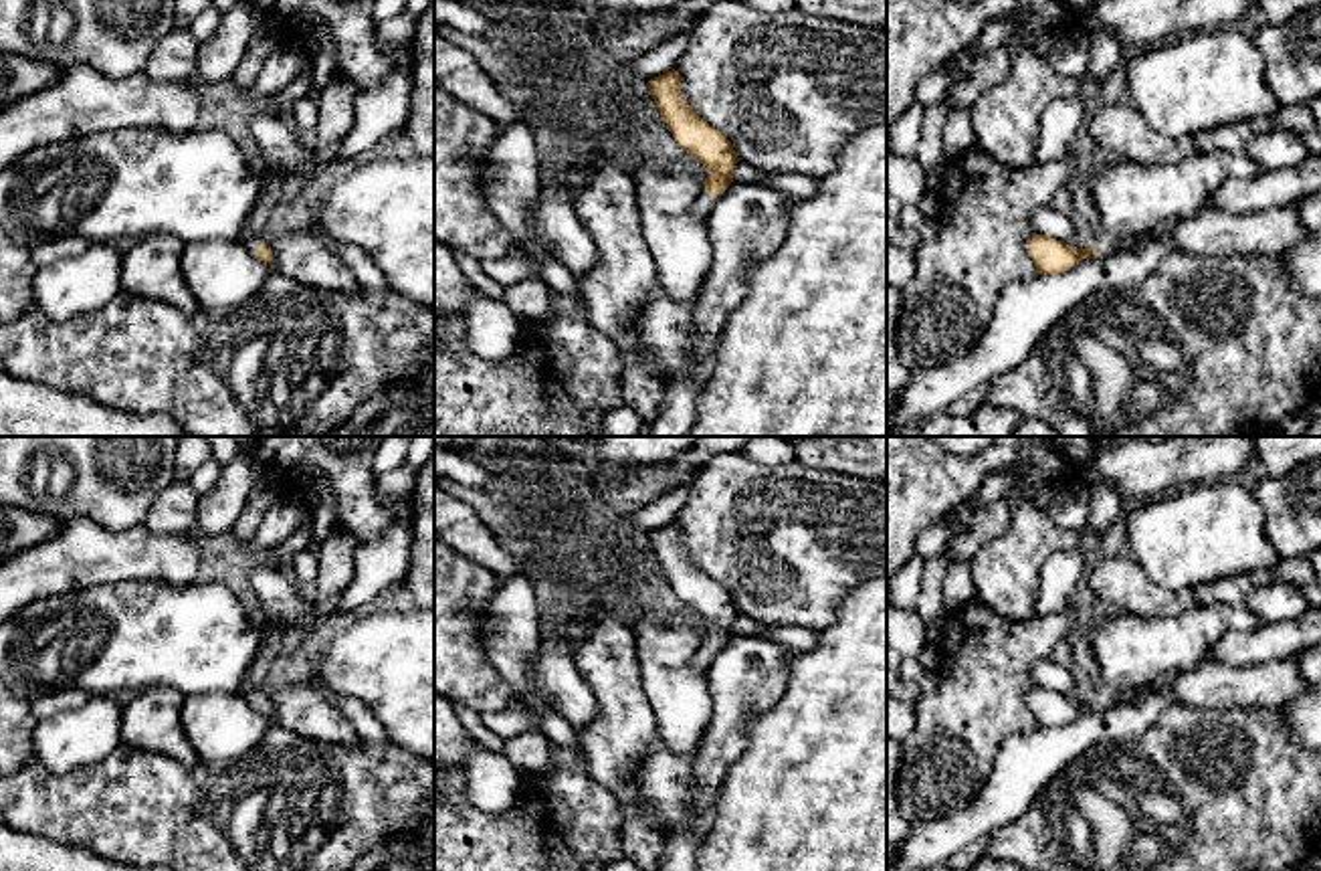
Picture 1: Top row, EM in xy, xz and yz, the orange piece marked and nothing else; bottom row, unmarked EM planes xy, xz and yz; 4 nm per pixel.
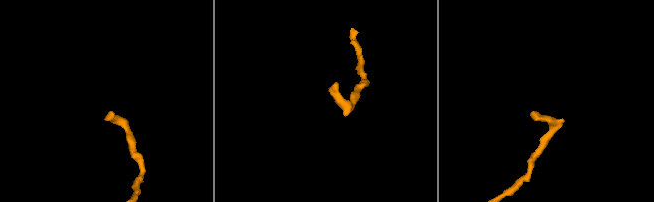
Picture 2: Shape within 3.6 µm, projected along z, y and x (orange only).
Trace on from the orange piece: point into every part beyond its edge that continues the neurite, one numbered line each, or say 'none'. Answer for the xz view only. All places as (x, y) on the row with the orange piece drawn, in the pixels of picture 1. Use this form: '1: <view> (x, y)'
1: xz (701, 207)

